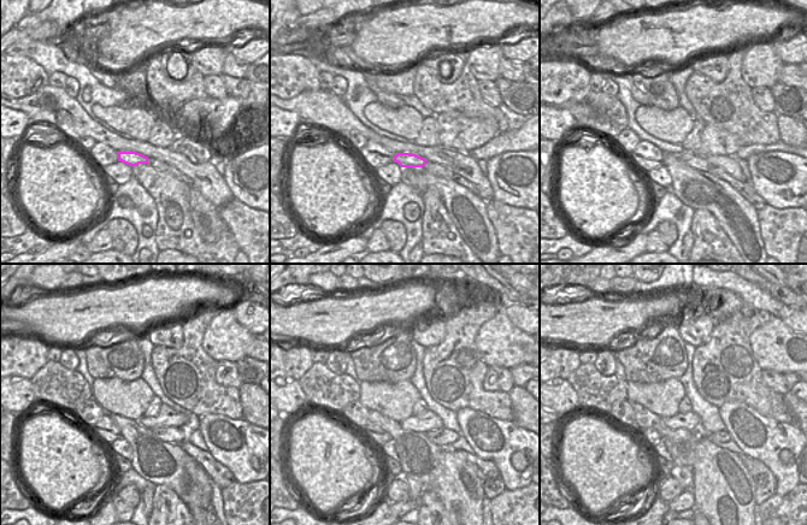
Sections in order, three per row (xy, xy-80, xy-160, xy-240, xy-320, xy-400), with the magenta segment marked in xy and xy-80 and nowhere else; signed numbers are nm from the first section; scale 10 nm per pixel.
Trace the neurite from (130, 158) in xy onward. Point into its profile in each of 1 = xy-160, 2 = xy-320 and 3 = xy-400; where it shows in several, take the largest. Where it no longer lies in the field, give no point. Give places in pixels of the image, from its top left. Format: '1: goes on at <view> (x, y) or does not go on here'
1: goes on at xy-160 (687, 157)
2: goes on at xy-320 (443, 437)
3: goes on at xy-400 (720, 436)

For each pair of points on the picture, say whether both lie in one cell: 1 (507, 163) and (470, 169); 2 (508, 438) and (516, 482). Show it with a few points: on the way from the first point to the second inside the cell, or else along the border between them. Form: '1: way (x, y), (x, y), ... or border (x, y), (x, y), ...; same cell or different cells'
1: border (486, 176), (494, 198); different cells
2: way (505, 449), (505, 467), (507, 471); same cell

